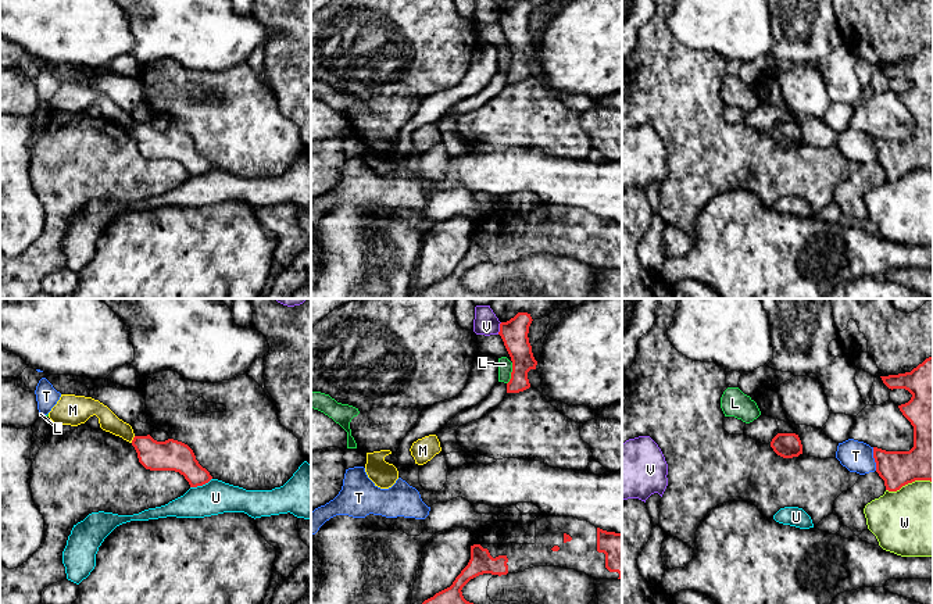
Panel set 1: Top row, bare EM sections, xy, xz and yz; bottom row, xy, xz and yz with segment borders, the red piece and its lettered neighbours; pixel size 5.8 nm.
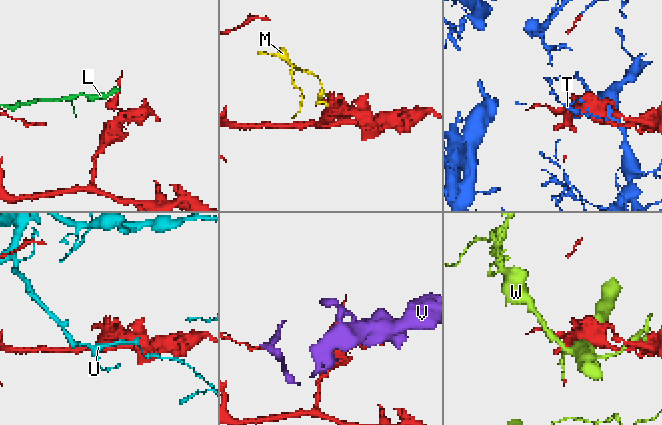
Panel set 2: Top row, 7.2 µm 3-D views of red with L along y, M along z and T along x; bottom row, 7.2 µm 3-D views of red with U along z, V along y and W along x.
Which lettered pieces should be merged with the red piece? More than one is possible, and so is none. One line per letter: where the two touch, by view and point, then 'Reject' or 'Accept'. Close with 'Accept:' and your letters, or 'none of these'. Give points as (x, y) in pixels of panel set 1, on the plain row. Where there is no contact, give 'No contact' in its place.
L: Touches red at xz (511, 63). Reject
M: Touches red at xy (133, 128). Reject
T: Touches red at yz (875, 147). Reject
U: Touches red at xy (200, 174). Reject
V: Touches red at xz (500, 17). Reject
W: Touches red at yz (908, 171). Reject
Accept: none of these

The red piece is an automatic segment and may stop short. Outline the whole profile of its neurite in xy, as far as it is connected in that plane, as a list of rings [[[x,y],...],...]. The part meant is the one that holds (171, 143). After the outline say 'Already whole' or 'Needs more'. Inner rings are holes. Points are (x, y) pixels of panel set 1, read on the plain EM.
[[[150,124],[135,125],[132,135],[139,151],[150,160],[175,160],[185,165],[190,176],[208,172],[212,165],[203,157],[193,139],[178,129],[157,131]]]. Already whole

